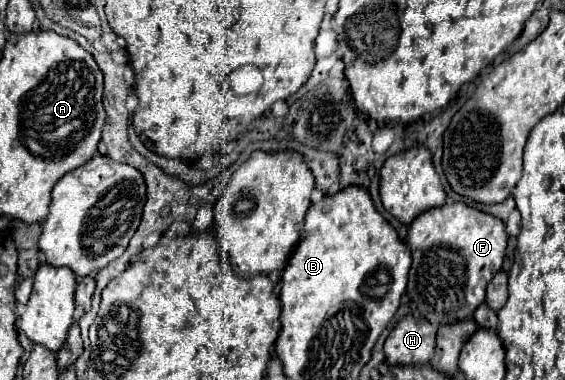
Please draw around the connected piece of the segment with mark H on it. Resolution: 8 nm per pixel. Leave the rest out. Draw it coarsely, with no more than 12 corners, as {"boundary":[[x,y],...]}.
{"boundary":[[407,314],[385,340],[389,364],[427,364],[437,328]]}

